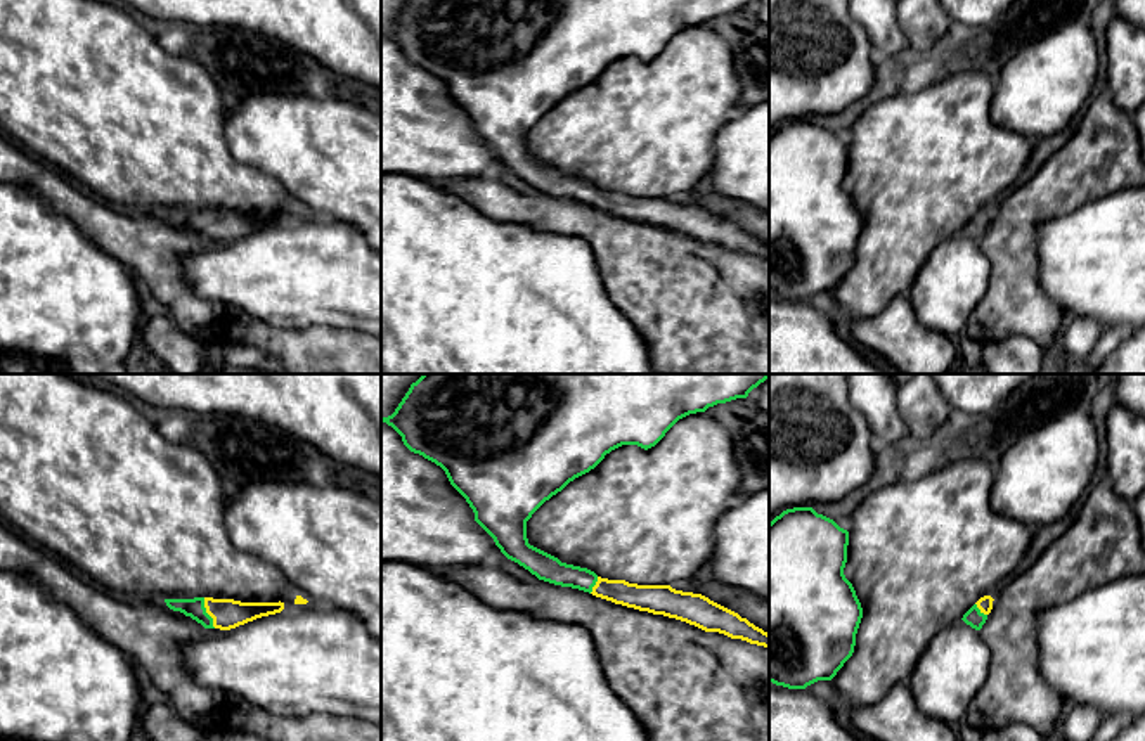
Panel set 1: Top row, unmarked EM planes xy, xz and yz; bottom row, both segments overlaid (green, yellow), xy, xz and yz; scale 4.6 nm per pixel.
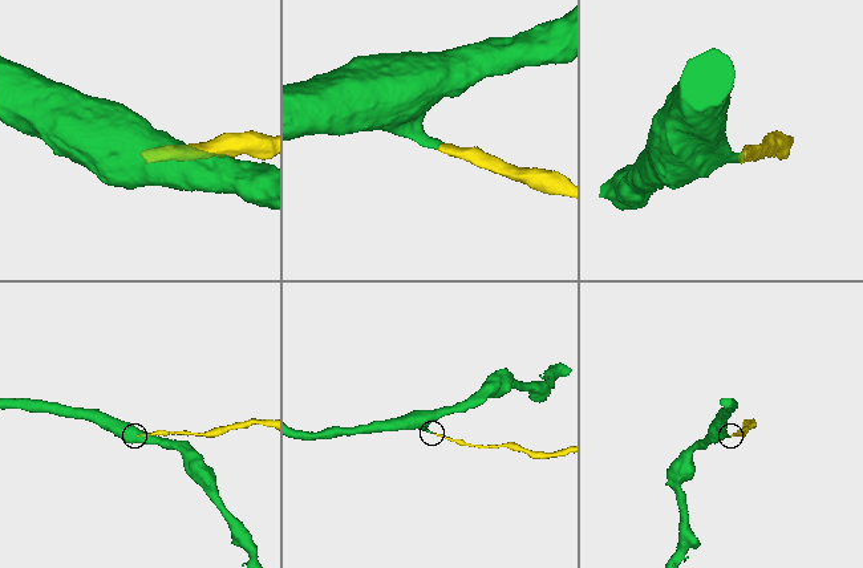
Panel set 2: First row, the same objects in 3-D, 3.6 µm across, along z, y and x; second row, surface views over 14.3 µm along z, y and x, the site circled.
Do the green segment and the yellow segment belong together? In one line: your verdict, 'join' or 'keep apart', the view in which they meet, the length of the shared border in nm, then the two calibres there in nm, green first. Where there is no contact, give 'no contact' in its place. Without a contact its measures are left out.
join | xy | 160 nm | 90/140 nm

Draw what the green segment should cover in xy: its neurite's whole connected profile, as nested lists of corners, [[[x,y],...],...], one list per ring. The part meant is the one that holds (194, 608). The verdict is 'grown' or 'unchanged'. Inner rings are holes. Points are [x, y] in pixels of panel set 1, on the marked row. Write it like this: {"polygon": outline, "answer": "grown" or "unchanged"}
{"polygon": [[[165,599],[166,606],[191,616],[204,628],[230,630],[284,609],[284,602],[241,602],[234,599]]], "answer": "grown"}

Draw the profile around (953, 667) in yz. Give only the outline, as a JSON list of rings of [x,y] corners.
[[[963,620],[937,632],[923,649],[908,684],[916,706],[960,725],[989,675],[991,649]]]

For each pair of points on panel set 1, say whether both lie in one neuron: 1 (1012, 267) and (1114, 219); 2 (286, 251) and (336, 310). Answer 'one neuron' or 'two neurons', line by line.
1: two neurons
2: one neuron

